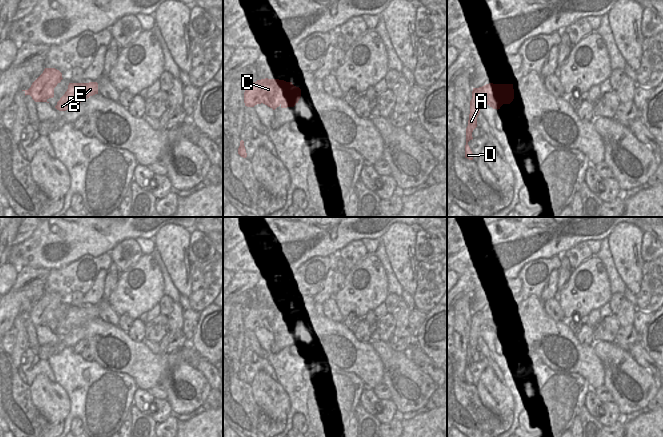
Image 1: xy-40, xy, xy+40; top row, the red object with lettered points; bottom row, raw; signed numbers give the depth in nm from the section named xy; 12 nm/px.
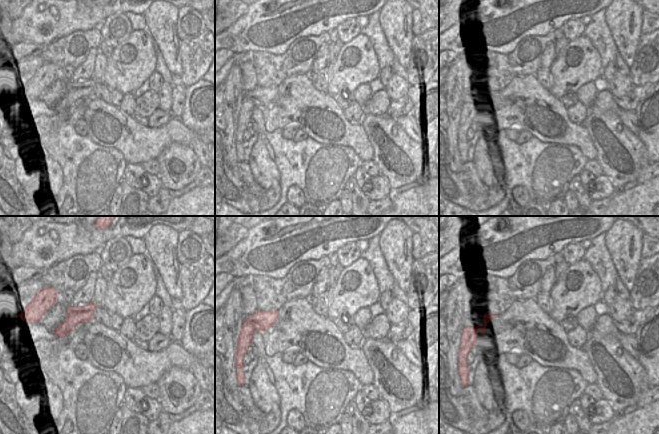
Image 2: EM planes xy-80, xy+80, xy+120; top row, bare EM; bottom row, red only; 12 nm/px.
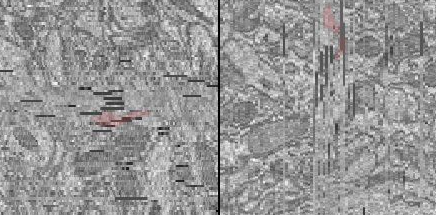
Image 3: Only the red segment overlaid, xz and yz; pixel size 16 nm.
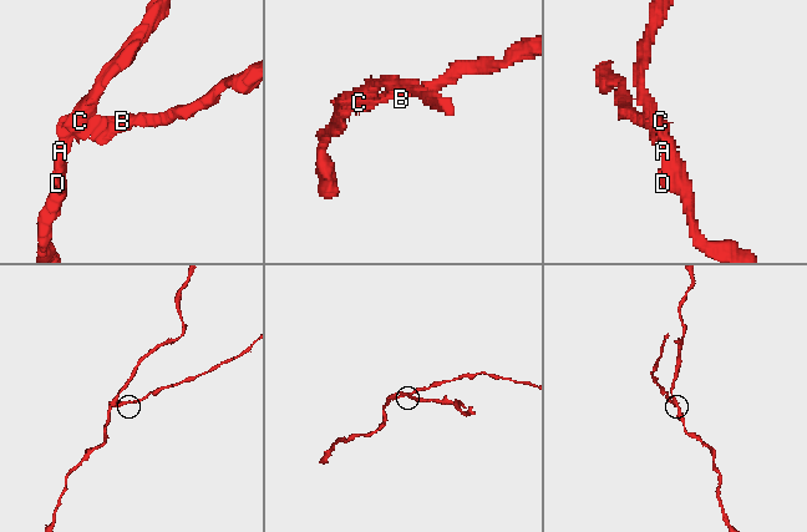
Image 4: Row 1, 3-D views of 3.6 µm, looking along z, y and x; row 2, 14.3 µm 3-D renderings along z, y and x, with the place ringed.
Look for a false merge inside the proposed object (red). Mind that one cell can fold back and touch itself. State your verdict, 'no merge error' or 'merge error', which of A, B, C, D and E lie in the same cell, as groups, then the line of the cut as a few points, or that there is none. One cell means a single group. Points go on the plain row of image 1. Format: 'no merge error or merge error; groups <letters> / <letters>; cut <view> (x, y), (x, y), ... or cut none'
merge error; groups A C D / B E; cut xy (291, 307), (288, 313), (288, 320), (280, 327)

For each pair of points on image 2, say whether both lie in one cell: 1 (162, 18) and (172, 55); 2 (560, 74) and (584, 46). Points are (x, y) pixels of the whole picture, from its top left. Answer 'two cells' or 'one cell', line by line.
1: one cell
2: one cell

